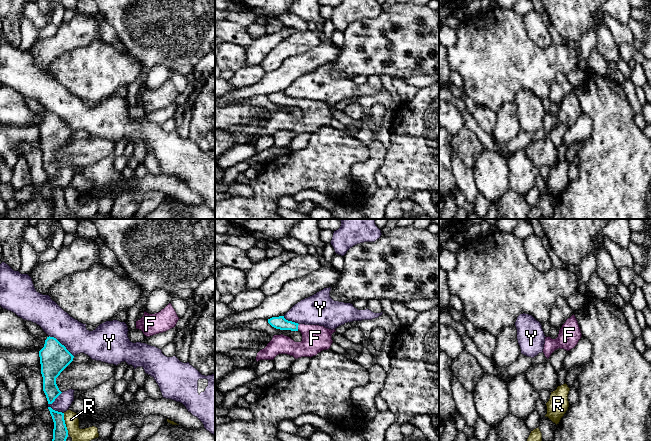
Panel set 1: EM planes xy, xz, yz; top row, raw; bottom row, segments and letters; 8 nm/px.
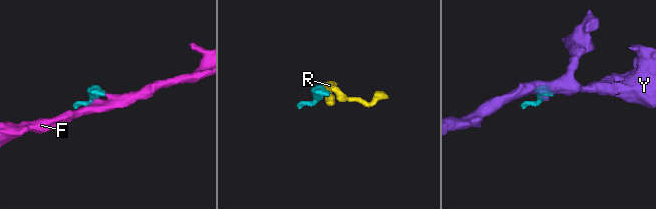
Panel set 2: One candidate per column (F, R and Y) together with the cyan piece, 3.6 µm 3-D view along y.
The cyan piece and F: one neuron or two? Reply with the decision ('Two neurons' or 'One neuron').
One neuron

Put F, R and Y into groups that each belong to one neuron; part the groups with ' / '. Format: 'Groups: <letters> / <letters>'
Groups: F / R / Y

